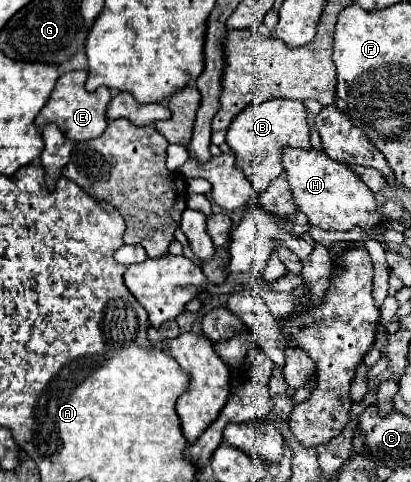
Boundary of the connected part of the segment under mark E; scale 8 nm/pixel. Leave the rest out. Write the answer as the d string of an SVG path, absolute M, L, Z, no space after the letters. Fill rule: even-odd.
M76 70L76 72L66 72L56 80L56 86L48 98L48 102L44 104L44 108L38 112L34 124L38 128L46 126L46 124L58 124L58 128L74 142L80 140L90 140L100 136L100 132L106 130L106 106L112 98L108 88L98 88L96 92L88 92L84 90L84 82L86 82L88 70Z

